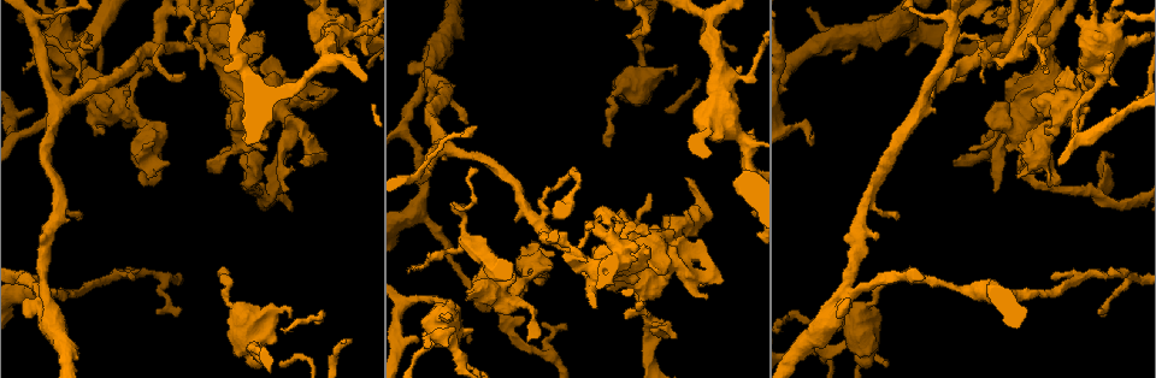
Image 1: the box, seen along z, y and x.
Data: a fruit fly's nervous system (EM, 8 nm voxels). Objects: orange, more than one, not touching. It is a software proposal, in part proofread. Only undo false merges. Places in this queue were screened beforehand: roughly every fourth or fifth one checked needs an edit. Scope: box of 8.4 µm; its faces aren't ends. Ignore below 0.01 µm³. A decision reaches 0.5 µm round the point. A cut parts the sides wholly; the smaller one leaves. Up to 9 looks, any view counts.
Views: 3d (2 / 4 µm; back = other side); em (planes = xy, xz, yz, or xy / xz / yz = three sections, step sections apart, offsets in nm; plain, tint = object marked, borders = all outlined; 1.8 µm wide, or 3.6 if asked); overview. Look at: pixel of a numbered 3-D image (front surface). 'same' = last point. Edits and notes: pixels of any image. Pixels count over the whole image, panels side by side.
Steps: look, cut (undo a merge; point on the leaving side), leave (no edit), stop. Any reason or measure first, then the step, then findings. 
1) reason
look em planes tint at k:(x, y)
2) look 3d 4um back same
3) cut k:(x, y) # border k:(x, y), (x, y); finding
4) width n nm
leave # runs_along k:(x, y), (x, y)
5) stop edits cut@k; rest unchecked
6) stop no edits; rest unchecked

arms part here
look em planes tint at 1:(528, 277)

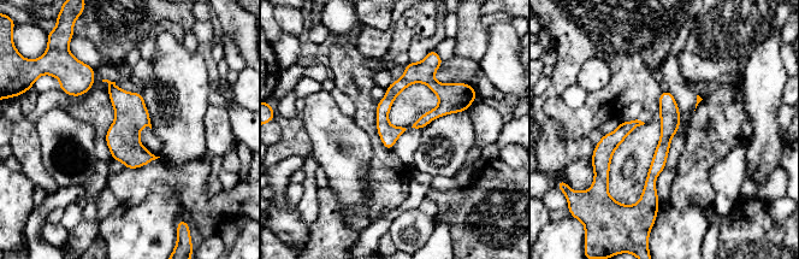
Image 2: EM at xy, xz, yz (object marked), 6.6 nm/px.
width 120 nm
leave # runs_along 2:(667, 94), (651, 201); all the same cell

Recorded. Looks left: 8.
four or more arms meet
look em xz step 16 tint at 1:(43, 289)

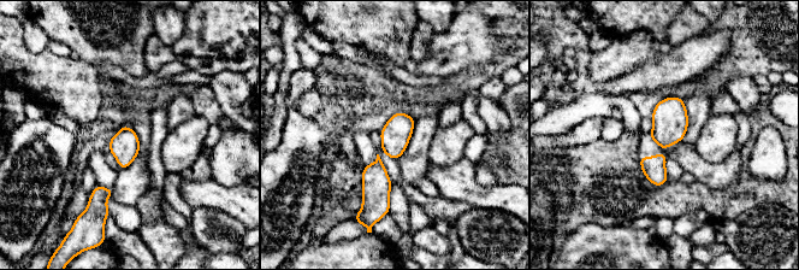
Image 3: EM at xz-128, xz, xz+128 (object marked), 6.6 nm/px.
leave # all the same cell

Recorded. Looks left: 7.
three-way junction
look em xy step 16 tint at 1:(683, 269)

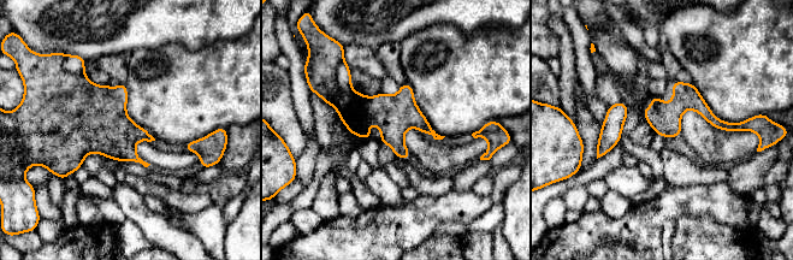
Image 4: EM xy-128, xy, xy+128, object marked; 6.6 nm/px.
cut it another way
look em planes tint same

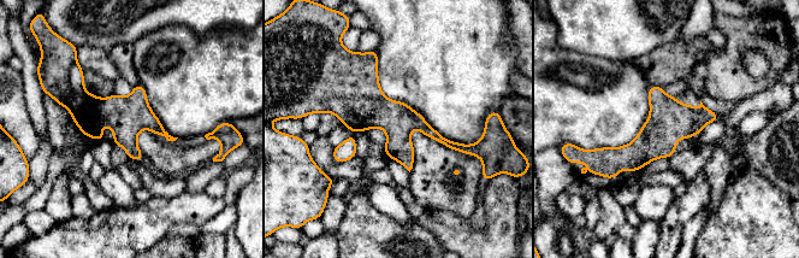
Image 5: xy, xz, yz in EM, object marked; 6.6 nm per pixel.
cut 5:(89, 112) # two cells meet here

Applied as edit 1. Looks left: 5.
calibre changes
look em yz step 8 tint at 1:(206, 41)

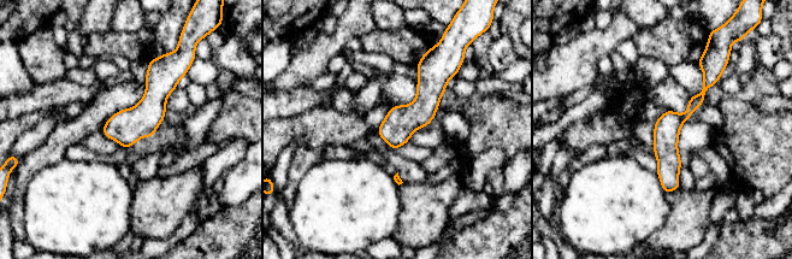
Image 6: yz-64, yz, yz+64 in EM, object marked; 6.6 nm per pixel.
cut it another way
look em planes tint same

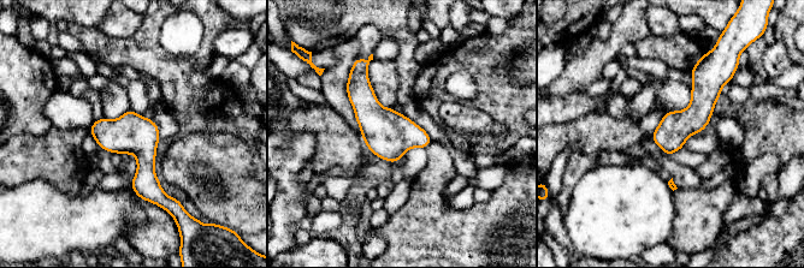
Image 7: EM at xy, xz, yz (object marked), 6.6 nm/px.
leave # runs_along 7:(709, 72), (702, 107), (667, 150); one cell here

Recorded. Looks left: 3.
stop edits cut@5; rest unchecked

